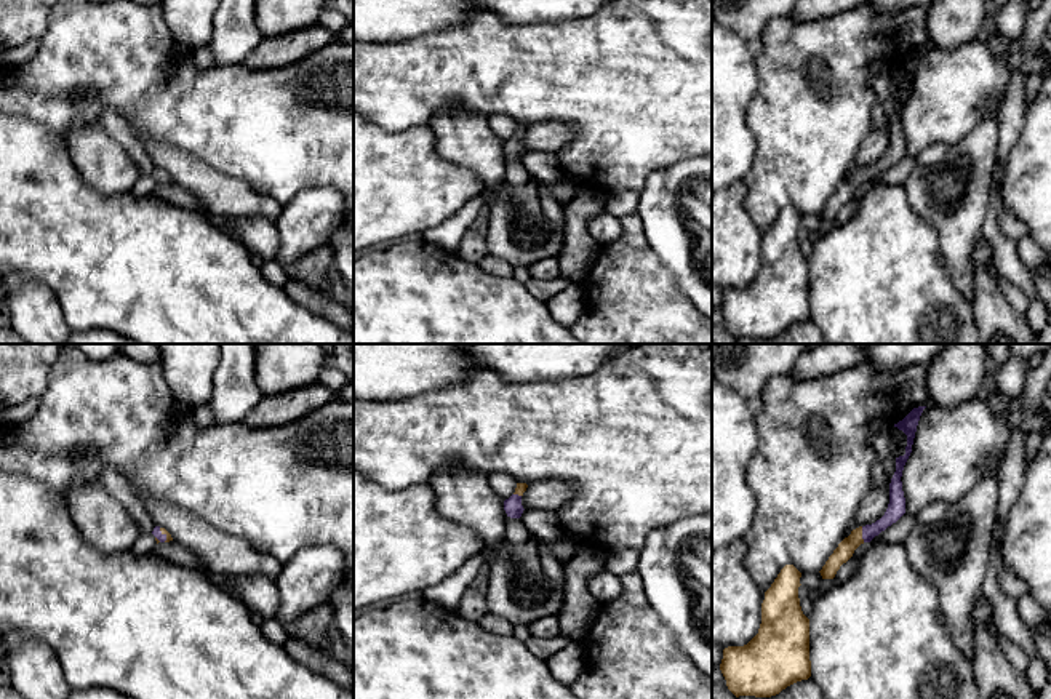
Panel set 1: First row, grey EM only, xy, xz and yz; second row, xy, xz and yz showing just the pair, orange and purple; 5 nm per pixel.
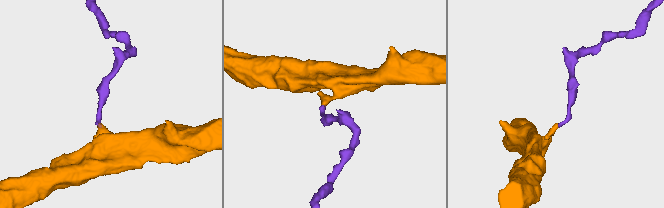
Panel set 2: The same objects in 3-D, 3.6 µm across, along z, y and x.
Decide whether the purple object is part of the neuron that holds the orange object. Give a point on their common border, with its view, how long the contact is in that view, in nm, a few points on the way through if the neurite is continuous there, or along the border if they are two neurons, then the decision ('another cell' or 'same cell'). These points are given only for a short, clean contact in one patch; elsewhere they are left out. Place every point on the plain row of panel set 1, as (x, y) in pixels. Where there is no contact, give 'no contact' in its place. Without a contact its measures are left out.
meets orange in yz at (861, 176); contact 80 nm long; runs through yz (843, 194), (861, 176), (877, 170), (896, 149); same cell

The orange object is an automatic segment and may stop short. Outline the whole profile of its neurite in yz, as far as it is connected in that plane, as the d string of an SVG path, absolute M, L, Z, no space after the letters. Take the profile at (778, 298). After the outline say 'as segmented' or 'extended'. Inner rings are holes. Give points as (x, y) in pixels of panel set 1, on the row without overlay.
M785 206L765 234L758 275L744 288L728 288L723 291L720 312L728 331L736 339L771 339L787 328L811 318L809 261L800 248L800 219L801 214L793 206Z; as segmented

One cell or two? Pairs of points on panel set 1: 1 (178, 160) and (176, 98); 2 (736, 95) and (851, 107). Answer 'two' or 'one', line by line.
1: two
2: two

